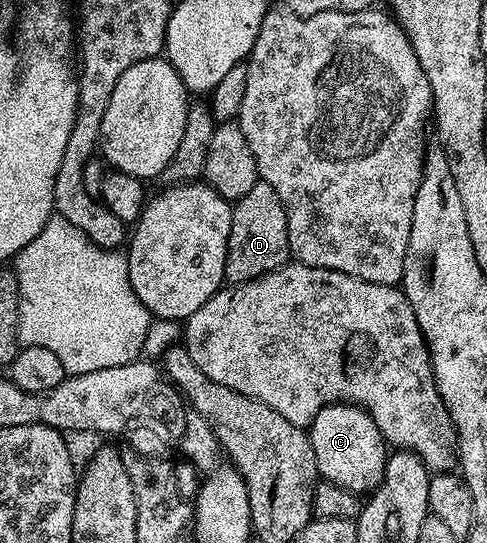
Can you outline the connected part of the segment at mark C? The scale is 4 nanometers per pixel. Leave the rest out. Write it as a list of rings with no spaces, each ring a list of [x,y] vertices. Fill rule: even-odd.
[[[329,403],[314,417],[307,433],[314,445],[314,461],[318,461],[323,482],[342,485],[342,489],[357,493],[375,491],[384,476],[390,447],[378,425],[361,407],[354,403]]]

